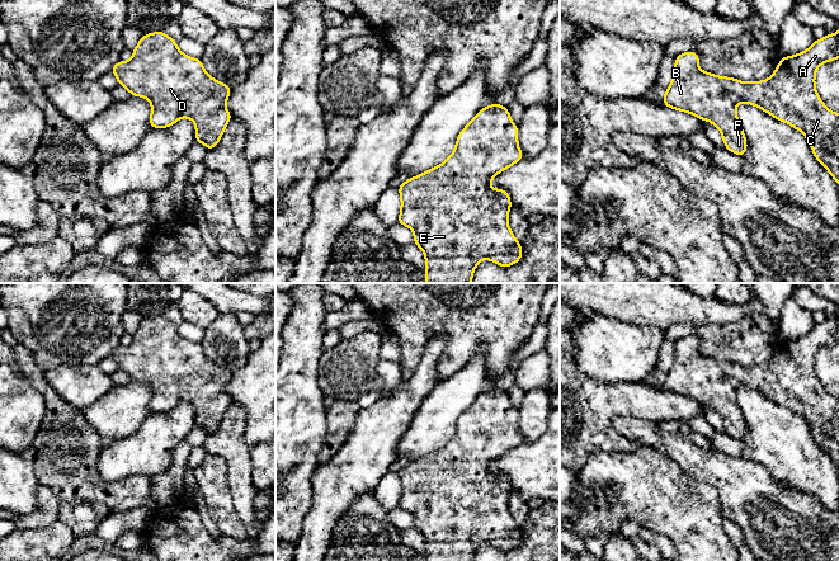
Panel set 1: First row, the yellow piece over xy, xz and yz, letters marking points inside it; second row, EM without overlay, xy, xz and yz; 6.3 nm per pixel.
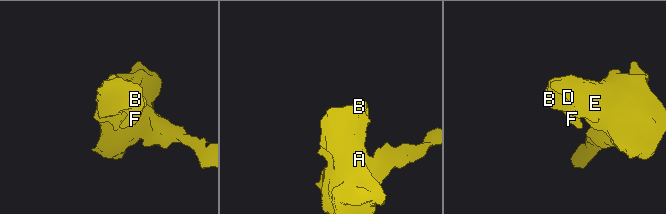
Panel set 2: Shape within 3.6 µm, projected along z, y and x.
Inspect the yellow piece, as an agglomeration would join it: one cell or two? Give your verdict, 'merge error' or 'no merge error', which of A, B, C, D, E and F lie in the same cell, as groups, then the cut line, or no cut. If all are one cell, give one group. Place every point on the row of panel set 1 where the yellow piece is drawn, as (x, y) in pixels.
no merge error | A B C D E F | no cut

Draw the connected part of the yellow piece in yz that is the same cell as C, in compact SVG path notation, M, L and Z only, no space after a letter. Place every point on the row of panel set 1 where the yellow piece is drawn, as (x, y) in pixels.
M839 33L815 39L809 50L796 56L782 57L777 70L768 80L743 82L701 71L698 69L699 56L689 51L675 57L674 79L666 89L663 104L713 123L722 133L725 147L740 156L745 156L748 143L736 116L736 104L744 102L755 105L776 119L801 131L806 136L814 156L839 185L839 114L825 107L815 88L817 67L835 58L839 58Z

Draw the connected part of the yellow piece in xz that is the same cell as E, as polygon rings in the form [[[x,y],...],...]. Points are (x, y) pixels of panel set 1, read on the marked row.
[[[495,103],[482,108],[476,117],[458,133],[453,154],[443,164],[429,169],[421,175],[410,178],[397,187],[401,195],[401,212],[397,223],[407,226],[414,231],[414,244],[416,244],[425,254],[425,283],[471,283],[473,269],[485,258],[500,267],[510,267],[522,259],[522,246],[508,226],[508,214],[512,207],[509,193],[504,189],[494,190],[490,188],[490,182],[495,175],[520,161],[522,159],[524,159],[524,155],[518,147],[518,126],[512,122],[508,108]]]

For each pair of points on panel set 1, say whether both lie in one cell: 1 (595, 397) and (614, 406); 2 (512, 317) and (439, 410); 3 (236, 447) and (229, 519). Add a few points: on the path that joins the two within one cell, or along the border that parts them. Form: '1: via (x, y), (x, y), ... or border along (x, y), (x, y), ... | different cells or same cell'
1: via (601, 401), (609, 404) | same cell
2: border along (480, 343), (485, 348), (485, 375), (490, 383) | different cells
3: border along (225, 466), (234, 508), (244, 522) | different cells

